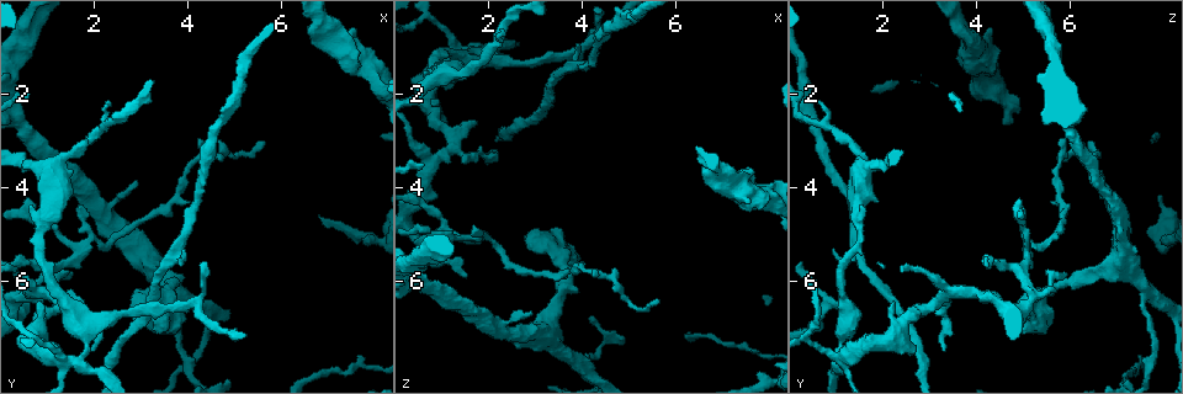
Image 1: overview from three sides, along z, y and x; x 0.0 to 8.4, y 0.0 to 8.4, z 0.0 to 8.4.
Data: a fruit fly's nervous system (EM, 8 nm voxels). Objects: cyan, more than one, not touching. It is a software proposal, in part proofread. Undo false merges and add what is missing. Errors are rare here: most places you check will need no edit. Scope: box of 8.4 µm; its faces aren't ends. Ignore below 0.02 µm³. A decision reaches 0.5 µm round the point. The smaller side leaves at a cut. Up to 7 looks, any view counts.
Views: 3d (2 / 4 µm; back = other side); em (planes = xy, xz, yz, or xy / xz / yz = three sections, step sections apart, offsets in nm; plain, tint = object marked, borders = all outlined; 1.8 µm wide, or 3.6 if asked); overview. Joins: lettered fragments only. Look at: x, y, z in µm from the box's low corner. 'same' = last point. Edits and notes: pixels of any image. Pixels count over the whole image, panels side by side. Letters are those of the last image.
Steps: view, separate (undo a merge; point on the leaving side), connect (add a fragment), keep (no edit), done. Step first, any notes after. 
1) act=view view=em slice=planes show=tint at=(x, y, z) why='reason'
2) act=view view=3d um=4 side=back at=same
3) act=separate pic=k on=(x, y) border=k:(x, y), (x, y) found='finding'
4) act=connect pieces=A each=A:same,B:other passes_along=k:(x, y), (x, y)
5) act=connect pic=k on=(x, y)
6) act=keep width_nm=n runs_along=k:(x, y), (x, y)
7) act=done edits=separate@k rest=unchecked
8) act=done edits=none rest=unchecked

act=view view=em um=3.6 slice=xy step=8 show=tint at=(5.55, 3.00, 6.40) why='long arm stops here'

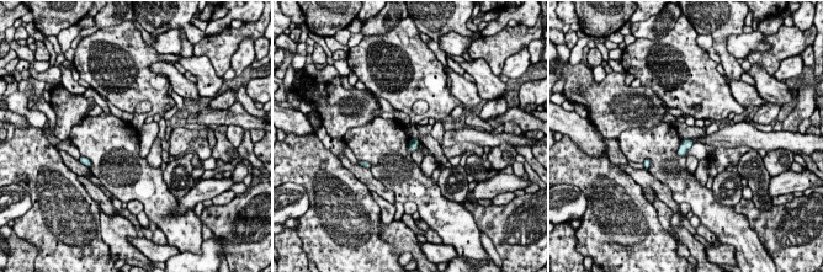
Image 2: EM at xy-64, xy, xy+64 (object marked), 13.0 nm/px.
act=view view=em um=3.6 slice=planes show=borders at=same

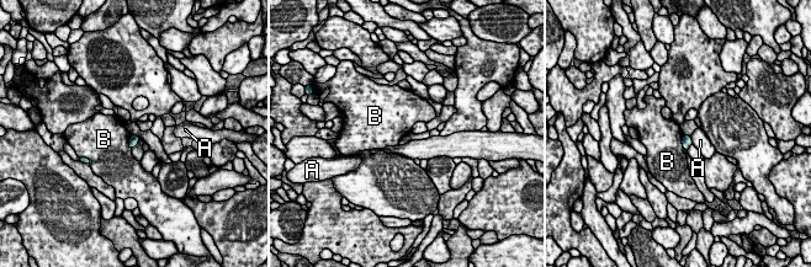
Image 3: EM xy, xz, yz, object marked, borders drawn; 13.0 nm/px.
act=keep each=A:other,B:other border=3:(131, 134), (130, 149) found='no lettered fragment goes on from it'

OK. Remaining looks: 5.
act=view view=em slice=planes show=borders at=(2.90, 6.40, 5.00) why='an open end'

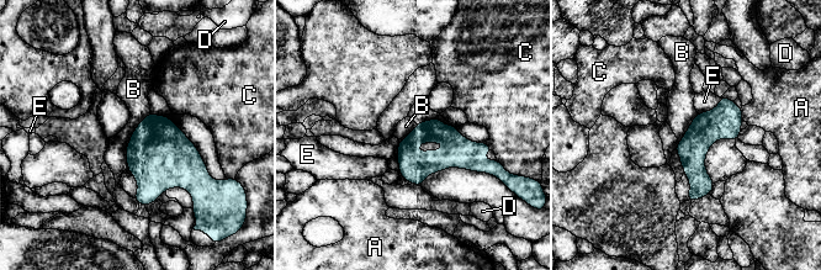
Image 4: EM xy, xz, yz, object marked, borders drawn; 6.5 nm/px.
act=keep width_nm=200 each=A:other,B:other,C:other,D:other,E:other border=4:(151, 112), (128, 142), (127, 168) found='no lettered fragment goes on from it'

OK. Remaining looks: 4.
act=view view=3d um=2 at=(1.65, 6.85, 2.55) why='free end'

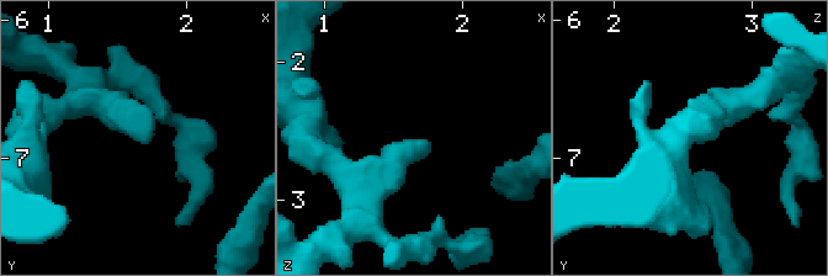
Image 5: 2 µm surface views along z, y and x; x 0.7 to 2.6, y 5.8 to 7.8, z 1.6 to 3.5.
act=view view=em slice=yz step=8 show=tint at=(1.72, 6.88, 2.62) why='need the tissue'

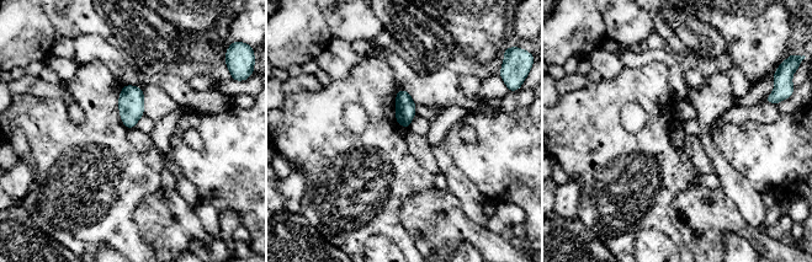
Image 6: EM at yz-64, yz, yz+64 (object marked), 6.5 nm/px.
act=view view=em slice=xy step=16 show=borders at=same

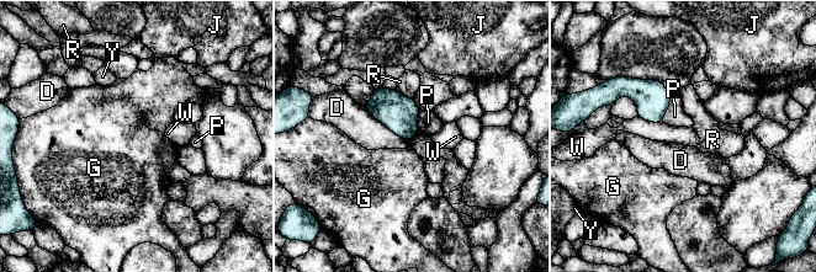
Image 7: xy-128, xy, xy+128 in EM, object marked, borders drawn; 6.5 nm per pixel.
act=keep width_nm=220 longest_contact=D:380nm each=D:other,G:other,J:other,P:other,R:other,W:other,Y:other found='no lettered fragment goes on from it'

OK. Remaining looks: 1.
act=done edits=none rest=unchecked

